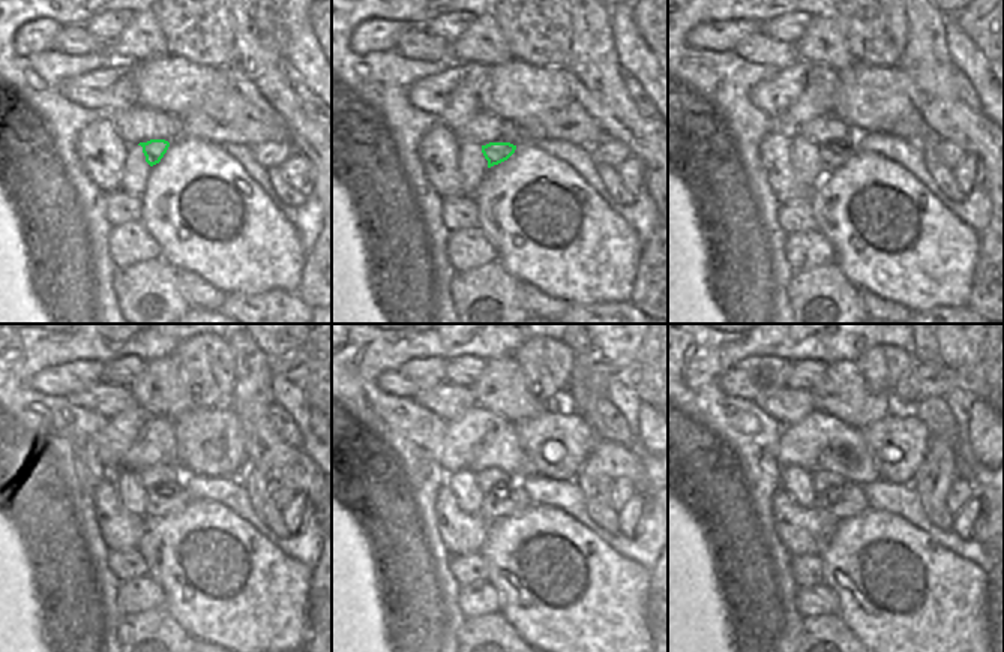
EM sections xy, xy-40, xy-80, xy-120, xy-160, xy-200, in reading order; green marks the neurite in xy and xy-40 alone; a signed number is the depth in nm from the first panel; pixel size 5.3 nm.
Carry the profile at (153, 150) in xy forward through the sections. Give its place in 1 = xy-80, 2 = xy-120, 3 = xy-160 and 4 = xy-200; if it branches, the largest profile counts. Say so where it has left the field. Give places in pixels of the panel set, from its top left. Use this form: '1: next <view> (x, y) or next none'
1: next xy-80 (833, 156)
2: next xy-120 (170, 498)
3: next xy-160 (511, 499)
4: next xy-200 (847, 501)

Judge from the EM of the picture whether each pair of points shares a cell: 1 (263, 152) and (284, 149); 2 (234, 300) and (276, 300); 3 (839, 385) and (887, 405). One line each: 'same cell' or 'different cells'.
1: same cell
2: same cell
3: same cell

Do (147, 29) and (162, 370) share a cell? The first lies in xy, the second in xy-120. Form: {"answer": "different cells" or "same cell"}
{"answer": "same cell"}

